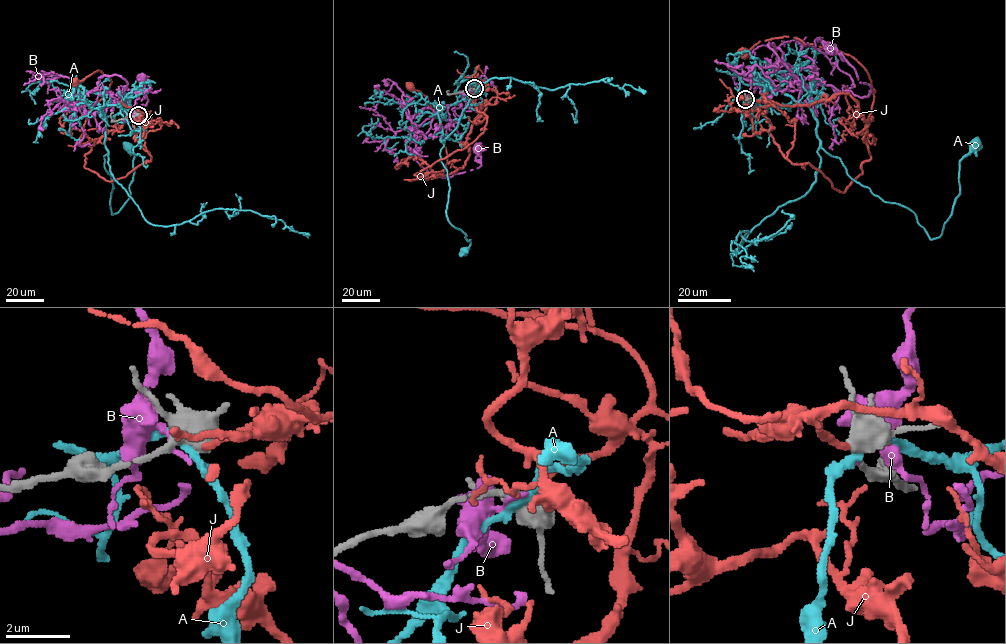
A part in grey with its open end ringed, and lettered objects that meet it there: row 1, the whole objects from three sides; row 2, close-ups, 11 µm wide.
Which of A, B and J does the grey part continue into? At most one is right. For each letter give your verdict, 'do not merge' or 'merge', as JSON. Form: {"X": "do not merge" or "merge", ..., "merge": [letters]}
{"A": "do not merge", "B": "do not merge", "J": "merge", "merge": ["J"]}

